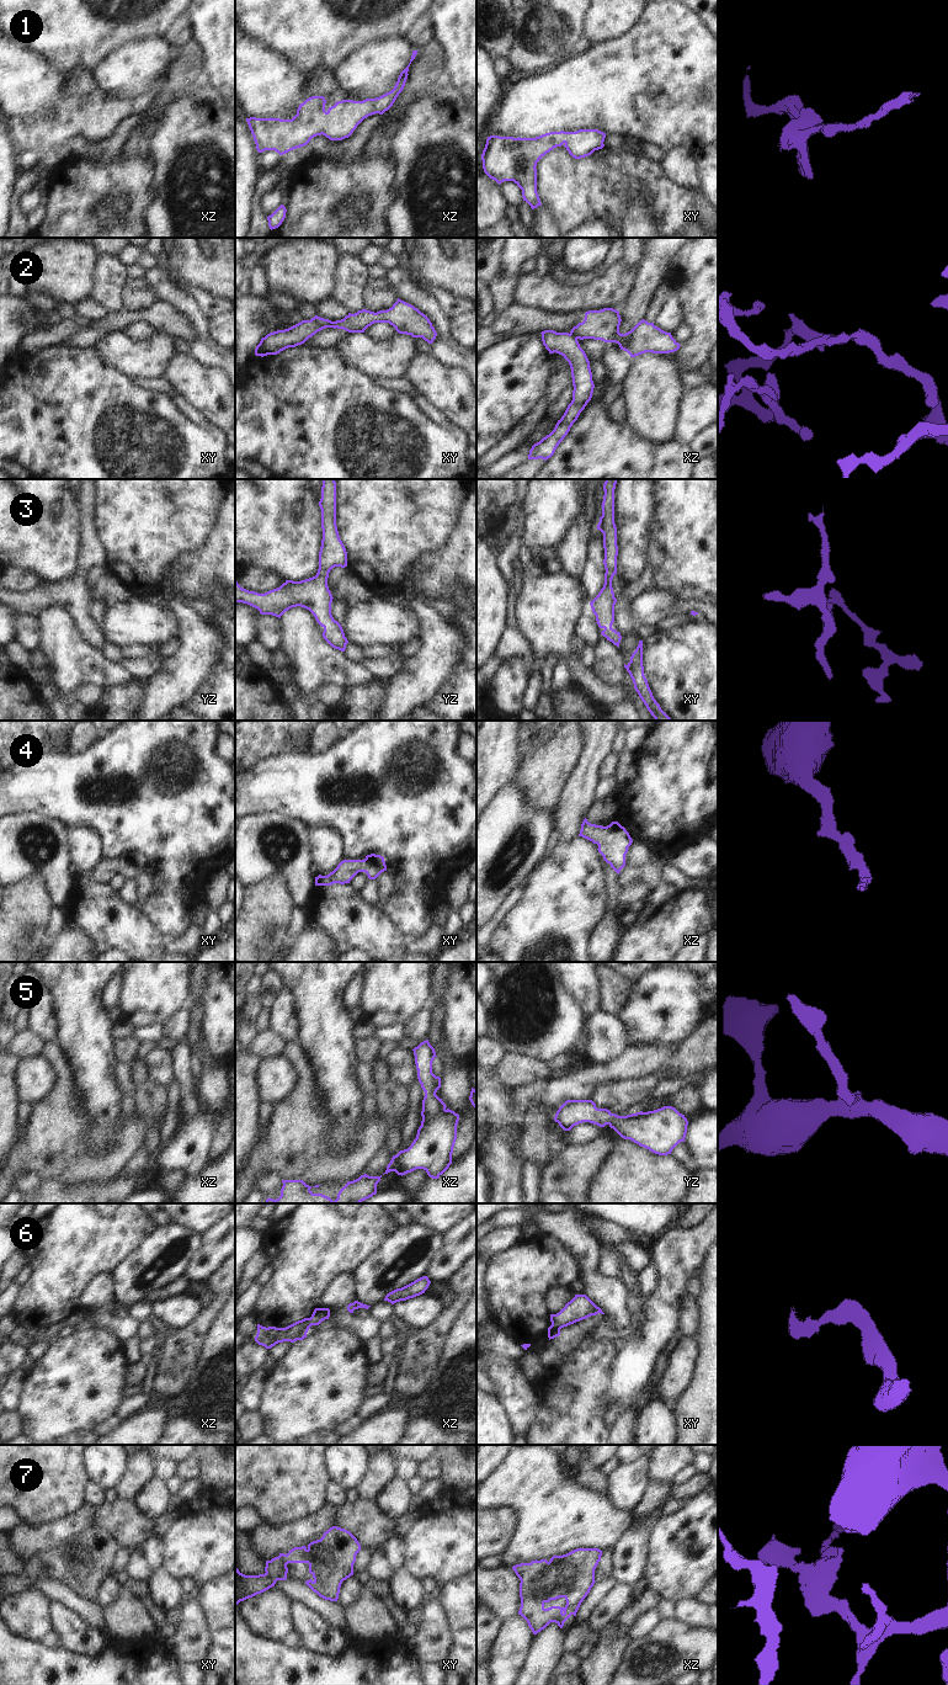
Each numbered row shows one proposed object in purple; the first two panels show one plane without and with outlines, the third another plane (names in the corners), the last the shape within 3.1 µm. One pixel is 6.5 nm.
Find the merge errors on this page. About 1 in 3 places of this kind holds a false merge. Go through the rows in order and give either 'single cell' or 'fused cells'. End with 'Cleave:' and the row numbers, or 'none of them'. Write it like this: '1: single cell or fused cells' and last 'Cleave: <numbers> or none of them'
1: single cell
2: fused cells
3: single cell
4: single cell
5: single cell
6: single cell
7: single cell
Cleave: 2

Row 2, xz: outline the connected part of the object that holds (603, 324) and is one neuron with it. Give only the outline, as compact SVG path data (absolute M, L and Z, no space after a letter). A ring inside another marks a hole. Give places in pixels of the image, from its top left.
M613 308L588 310L585 313L584 321L574 326L570 334L580 340L593 339L616 342L630 357L645 352L670 354L677 351L681 346L671 333L661 330L654 323L643 319L630 331L621 334L621 321L619 312Z

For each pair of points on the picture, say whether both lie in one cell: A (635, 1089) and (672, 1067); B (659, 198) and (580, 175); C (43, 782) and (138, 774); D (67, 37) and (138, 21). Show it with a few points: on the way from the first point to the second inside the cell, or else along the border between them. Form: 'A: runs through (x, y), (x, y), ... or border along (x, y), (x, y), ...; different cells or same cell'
A: border along (658, 1073), (659, 1080); different cells
B: runs through (640, 179), (637, 175), (600, 175); same cell
C: runs through (67, 782), (115, 782); same cell
D: runs through (84, 21), (121, 21); same cell

